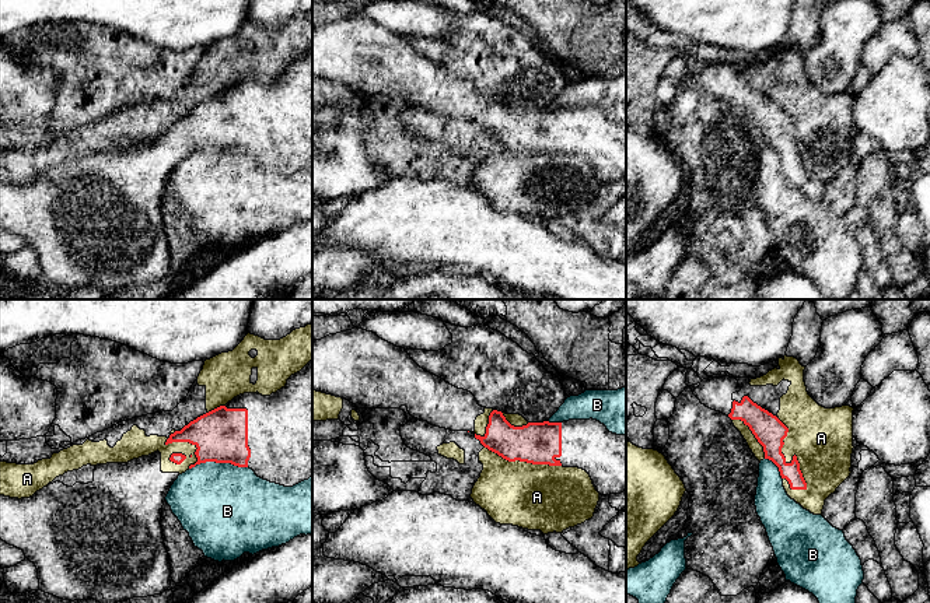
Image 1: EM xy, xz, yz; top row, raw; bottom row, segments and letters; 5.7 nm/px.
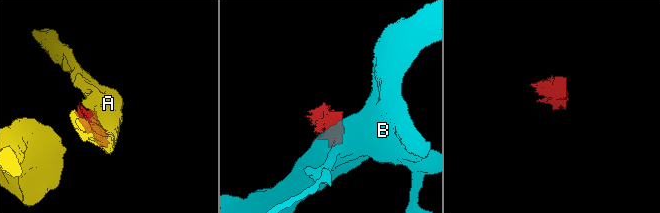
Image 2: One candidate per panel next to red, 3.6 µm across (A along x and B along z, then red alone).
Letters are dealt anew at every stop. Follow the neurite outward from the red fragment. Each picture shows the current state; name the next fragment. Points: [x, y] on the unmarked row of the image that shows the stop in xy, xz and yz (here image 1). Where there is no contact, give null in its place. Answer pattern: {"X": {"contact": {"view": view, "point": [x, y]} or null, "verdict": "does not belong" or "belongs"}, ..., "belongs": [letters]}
{"A": {"contact": {"view": "yz", "point": [787, 150]}, "verdict": "does not belong"}, "B": {"contact": {"view": "xy", "point": [217, 149]}, "verdict": "does not belong"}, "belongs": []}

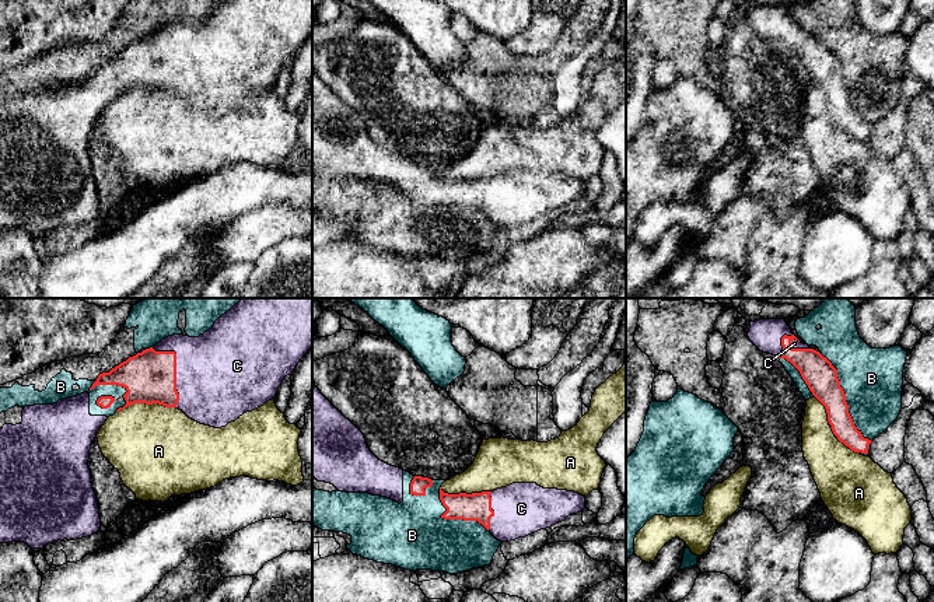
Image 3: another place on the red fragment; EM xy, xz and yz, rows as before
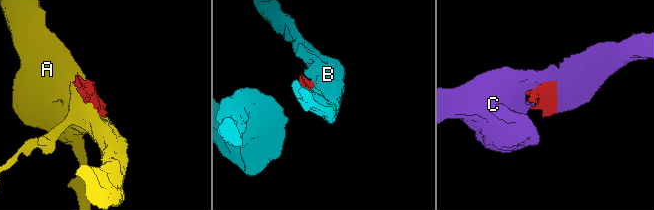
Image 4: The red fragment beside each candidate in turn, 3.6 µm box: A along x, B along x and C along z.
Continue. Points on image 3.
{"A": {"contact": {"view": "xy", "point": [146, 90]}, "verdict": "does not belong"}, "B": {"contact": {"view": "xy", "point": [114, 70]}, "verdict": "does not belong"}, "C": {"contact": {"view": "xy", "point": [175, 55]}, "verdict": "belongs"}, "belongs": ["C"]}

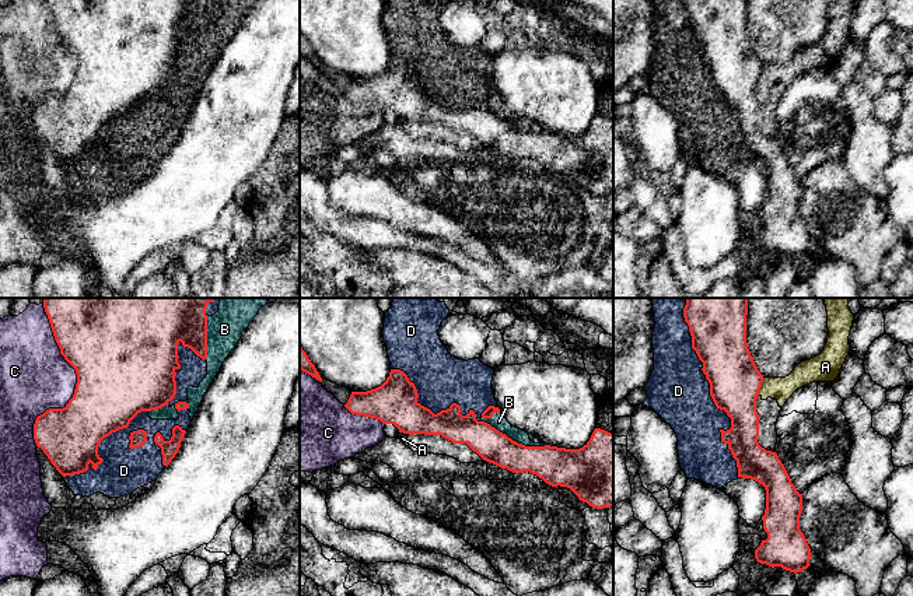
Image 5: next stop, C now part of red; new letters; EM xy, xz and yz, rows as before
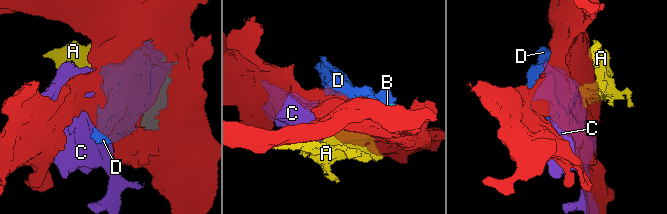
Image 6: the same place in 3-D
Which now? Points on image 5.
{"A": {"contact": {"view": "yz", "point": [761, 73]}, "verdict": "does not belong"}, "B": {"contact": {"view": "xz", "point": [510, 125]}, "verdict": "does not belong"}, "C": {"contact": {"view": "xy", "point": [76, 74]}, "verdict": "does not belong"}, "D": {"contact": {"view": "yz", "point": [712, 84]}, "verdict": "does not belong"}, "belongs": []}

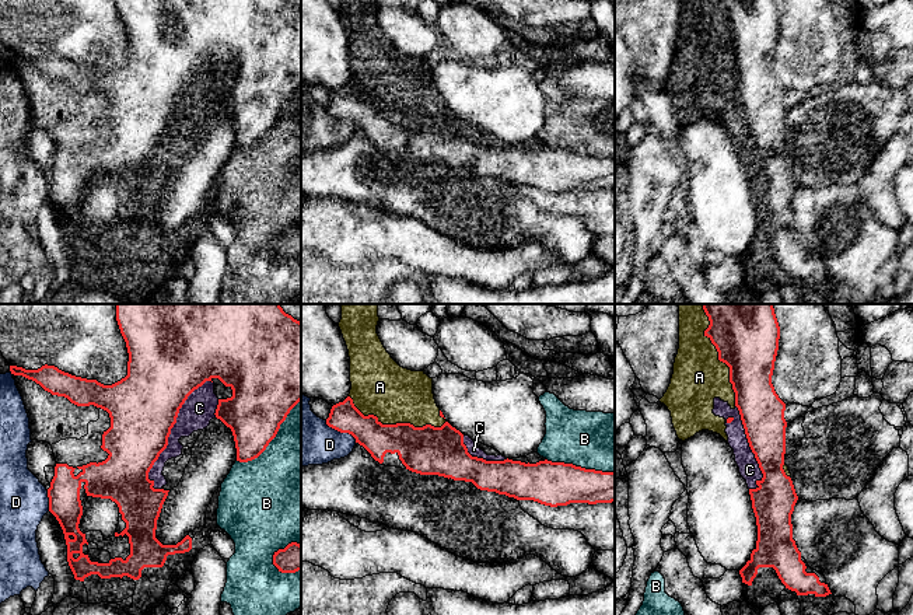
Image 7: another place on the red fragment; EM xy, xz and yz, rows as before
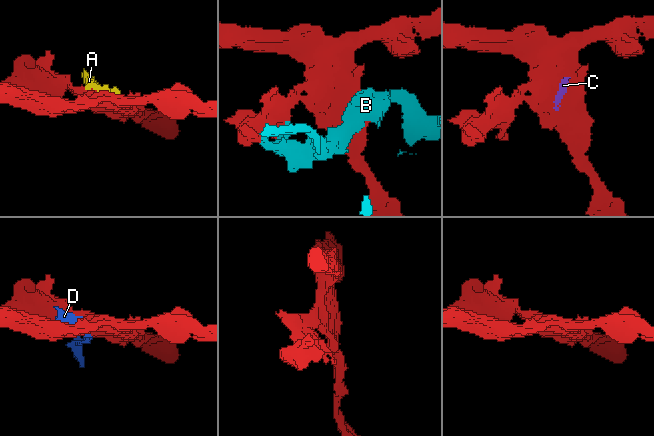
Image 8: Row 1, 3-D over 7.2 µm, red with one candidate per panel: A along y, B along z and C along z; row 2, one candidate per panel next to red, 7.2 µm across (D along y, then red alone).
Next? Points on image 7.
{"A": {"contact": {"view": "xz", "point": [396, 109]}, "verdict": "does not belong"}, "B": {"contact": {"view": "xy", "point": [273, 123]}, "verdict": "does not belong"}, "C": {"contact": {"view": "xy", "point": [170, 118]}, "verdict": "does not belong"}, "D": {"contact": {"view": "xz", "point": [340, 118]}, "verdict": "does not belong"}, "belongs": []}

